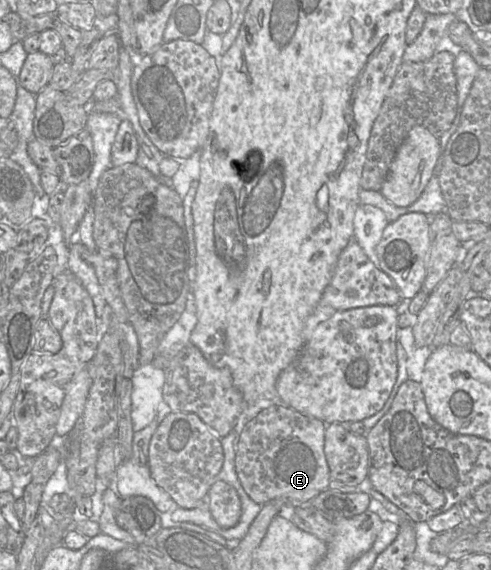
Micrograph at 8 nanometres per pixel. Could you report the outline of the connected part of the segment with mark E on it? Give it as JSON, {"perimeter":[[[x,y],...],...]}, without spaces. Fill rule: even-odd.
{"perimeter":[[[281,403],[259,411],[241,430],[236,444],[235,470],[247,495],[263,505],[279,500],[299,507],[328,489],[331,481],[324,453],[327,424]]]}

